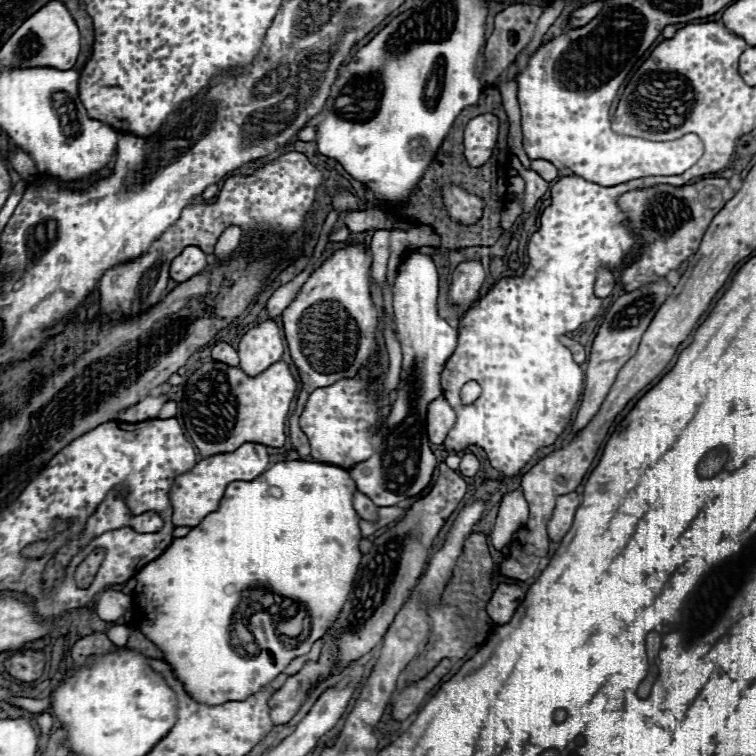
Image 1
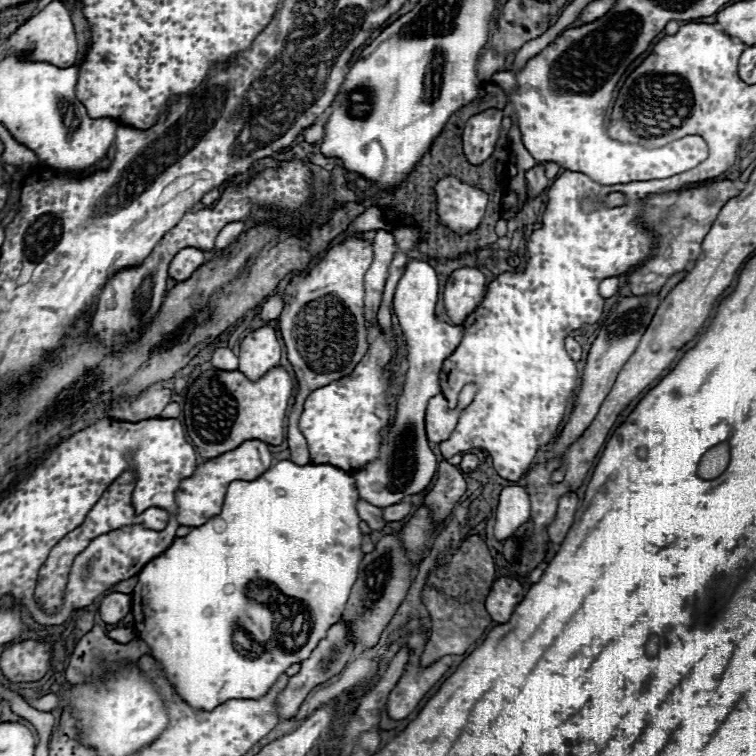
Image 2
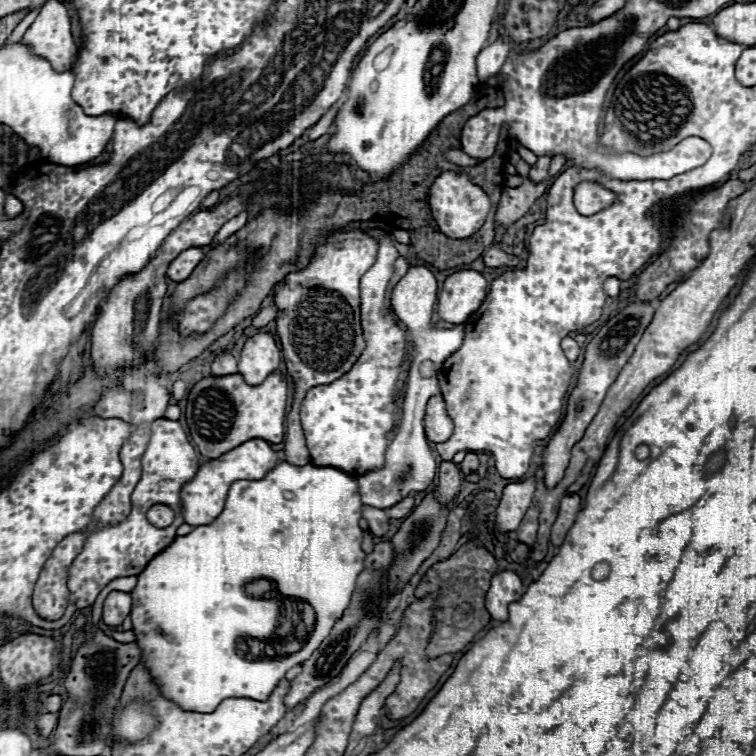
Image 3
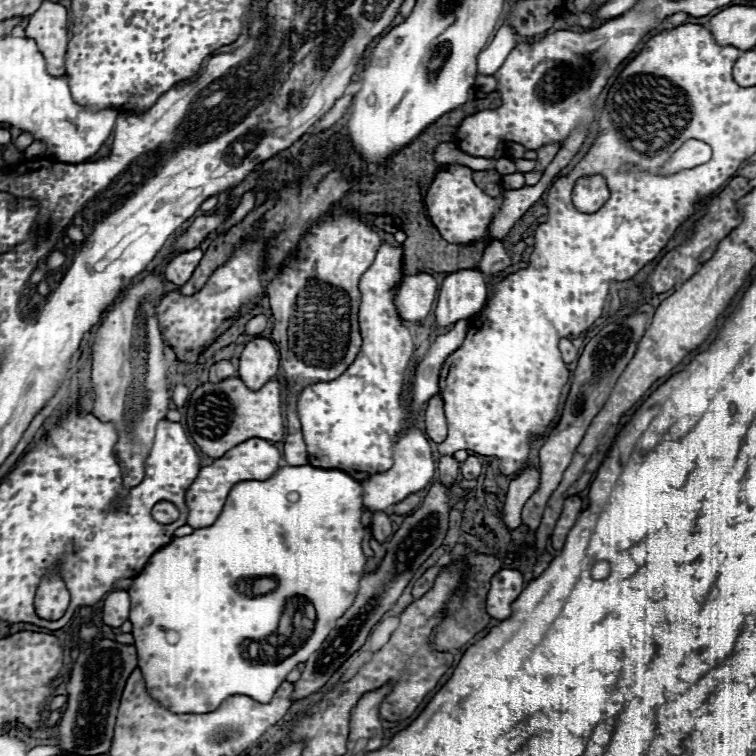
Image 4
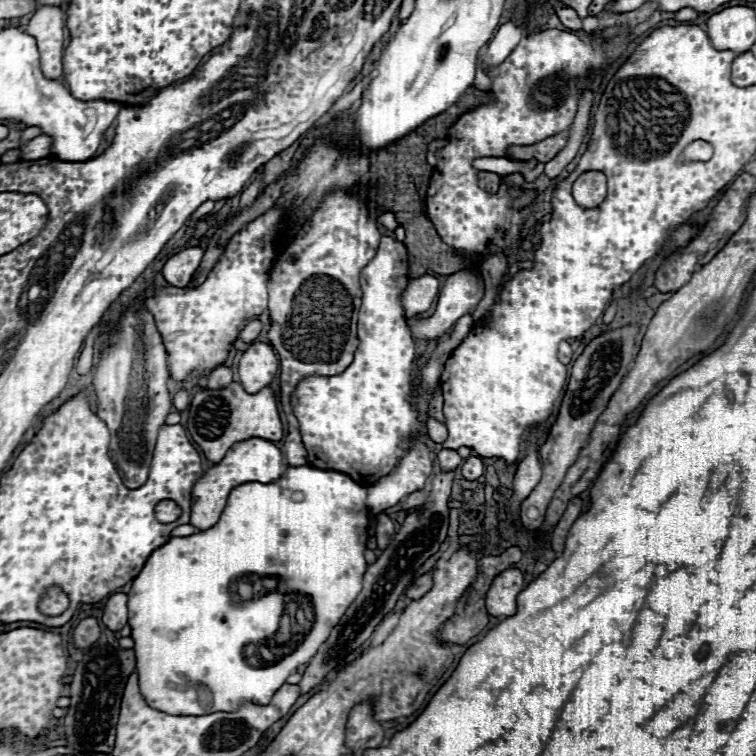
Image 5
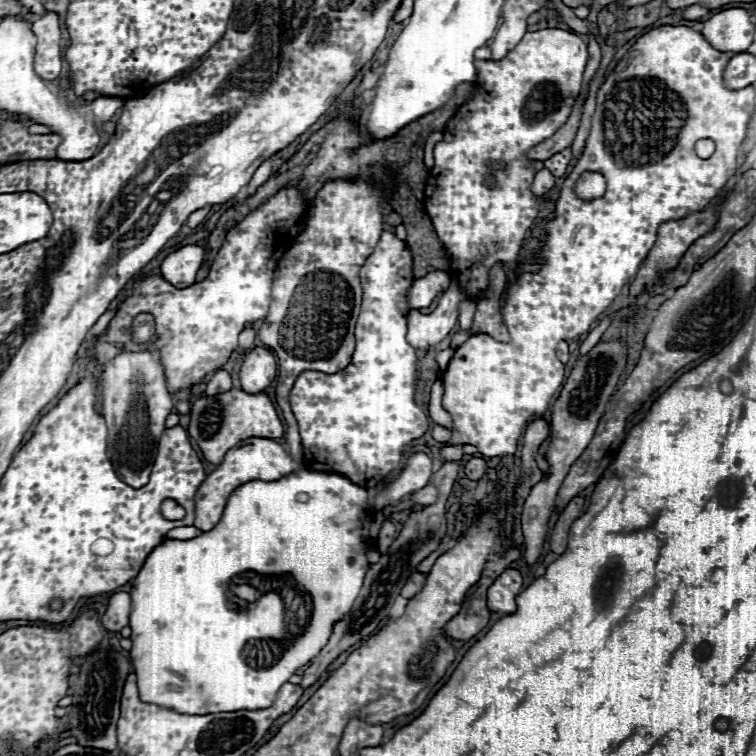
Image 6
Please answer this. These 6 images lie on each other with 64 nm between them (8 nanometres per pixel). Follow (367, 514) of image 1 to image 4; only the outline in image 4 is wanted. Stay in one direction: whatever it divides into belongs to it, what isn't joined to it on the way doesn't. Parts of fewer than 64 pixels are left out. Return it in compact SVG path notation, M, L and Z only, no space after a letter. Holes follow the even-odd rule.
M372 512L370 530L372 530L372 536L382 544L392 534L392 522L384 512Z

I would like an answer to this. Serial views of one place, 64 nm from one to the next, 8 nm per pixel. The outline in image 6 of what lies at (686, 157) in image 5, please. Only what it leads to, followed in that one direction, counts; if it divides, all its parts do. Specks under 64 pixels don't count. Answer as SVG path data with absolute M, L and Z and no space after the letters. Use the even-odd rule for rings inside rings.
M698 140L698 142L694 144L694 152L696 152L696 156L700 156L700 158L710 158L710 156L714 154L714 144L712 144L712 140Z

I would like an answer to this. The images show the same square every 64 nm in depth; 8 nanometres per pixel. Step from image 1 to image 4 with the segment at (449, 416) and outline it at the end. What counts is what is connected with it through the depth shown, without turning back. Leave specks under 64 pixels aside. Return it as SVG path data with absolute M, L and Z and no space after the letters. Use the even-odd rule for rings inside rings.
M436 394L428 400L426 406L426 434L432 442L444 442L448 434L448 422L444 416L444 404L442 398Z

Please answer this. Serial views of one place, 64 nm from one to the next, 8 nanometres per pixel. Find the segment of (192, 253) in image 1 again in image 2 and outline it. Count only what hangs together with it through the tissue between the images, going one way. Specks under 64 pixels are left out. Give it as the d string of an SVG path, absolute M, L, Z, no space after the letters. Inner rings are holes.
M184 248L184 250L180 250L174 256L174 260L170 264L170 278L174 278L176 282L184 282L204 262L206 262L206 258L204 258L202 250L198 250L198 248Z

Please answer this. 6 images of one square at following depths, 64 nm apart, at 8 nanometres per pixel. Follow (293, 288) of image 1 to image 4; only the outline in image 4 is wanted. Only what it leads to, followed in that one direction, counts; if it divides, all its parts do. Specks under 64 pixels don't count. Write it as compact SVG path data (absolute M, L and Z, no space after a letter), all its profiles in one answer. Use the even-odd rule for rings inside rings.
M258 314L258 316L254 316L254 318L246 324L246 332L248 332L250 336L258 336L258 334L266 328L266 322L268 322L268 316L266 316L266 314Z

